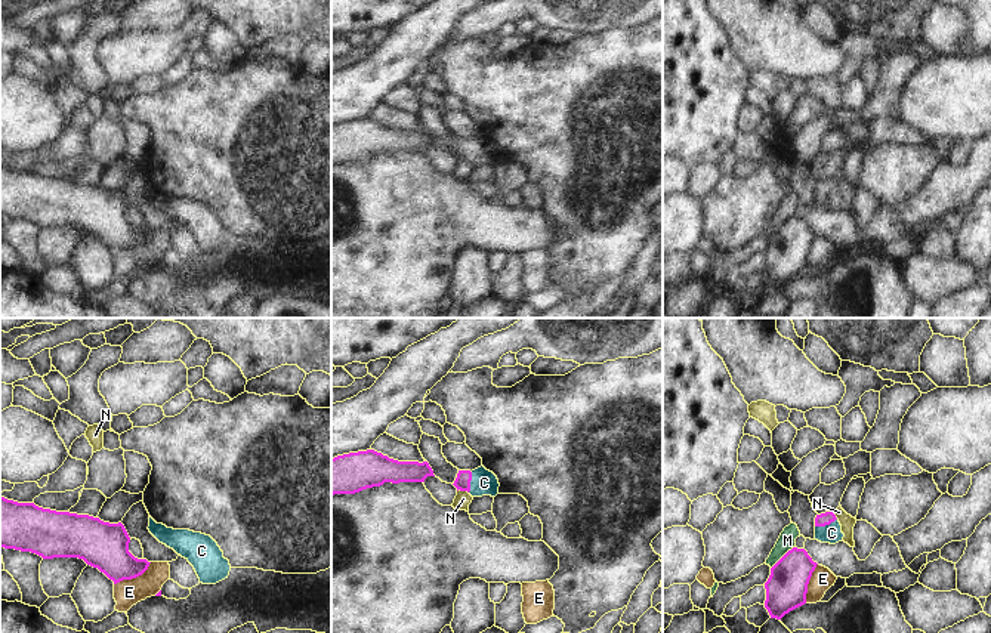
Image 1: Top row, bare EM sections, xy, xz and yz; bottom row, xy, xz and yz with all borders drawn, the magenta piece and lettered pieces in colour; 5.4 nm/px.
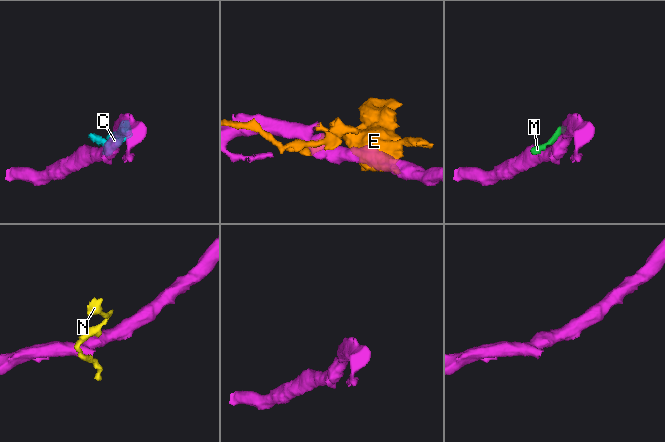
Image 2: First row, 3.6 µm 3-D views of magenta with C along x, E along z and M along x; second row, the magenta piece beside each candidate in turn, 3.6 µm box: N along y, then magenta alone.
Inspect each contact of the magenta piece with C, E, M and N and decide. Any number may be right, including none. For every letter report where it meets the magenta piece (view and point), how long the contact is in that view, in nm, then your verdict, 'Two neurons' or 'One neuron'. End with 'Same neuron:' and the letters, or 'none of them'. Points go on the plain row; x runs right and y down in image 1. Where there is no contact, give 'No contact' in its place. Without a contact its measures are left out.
C: Touches magenta at yz (826, 193). Shared border 130 nm. One neuron
E: Touches magenta at xy (133, 246). Shared border 240 nm. Two neurons
M: Touches magenta at yz (783, 225). Shared border 180 nm. Two neurons
N: Touches magenta at xz (463, 158). Shared border 70 nm. Two neurons
Same neuron: C.

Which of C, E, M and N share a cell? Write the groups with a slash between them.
C / E / M / N

